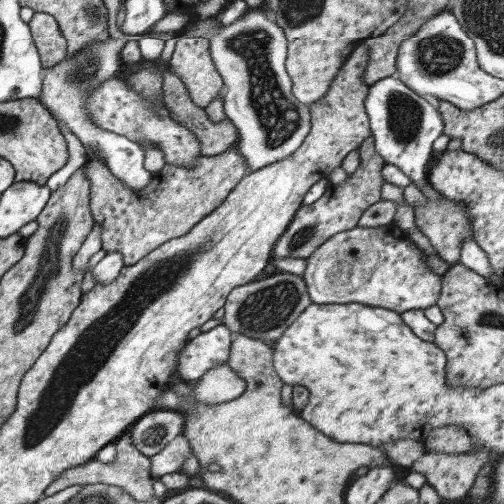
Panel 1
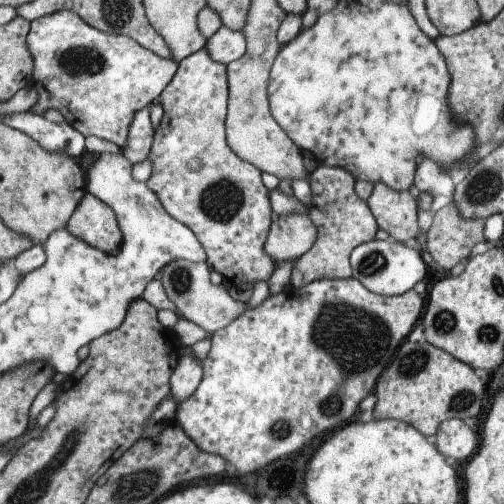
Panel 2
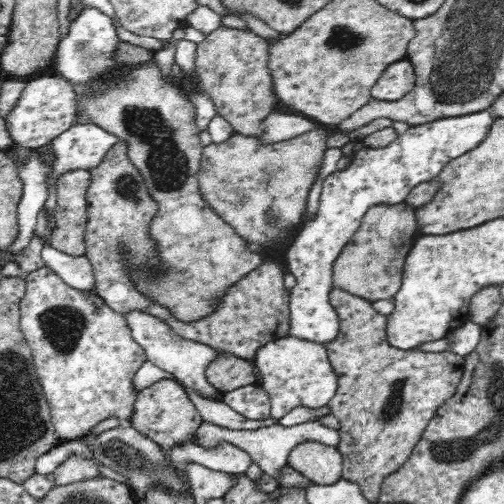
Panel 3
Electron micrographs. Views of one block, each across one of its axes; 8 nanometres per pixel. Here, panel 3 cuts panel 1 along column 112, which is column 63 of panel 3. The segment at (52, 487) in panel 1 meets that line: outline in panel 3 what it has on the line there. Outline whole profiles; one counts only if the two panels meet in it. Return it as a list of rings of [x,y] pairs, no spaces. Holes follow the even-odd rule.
[[[70,456],[62,462],[54,472],[54,486],[68,486],[76,482],[86,482],[92,478],[100,478],[100,468],[96,460],[86,460],[84,456]]]

